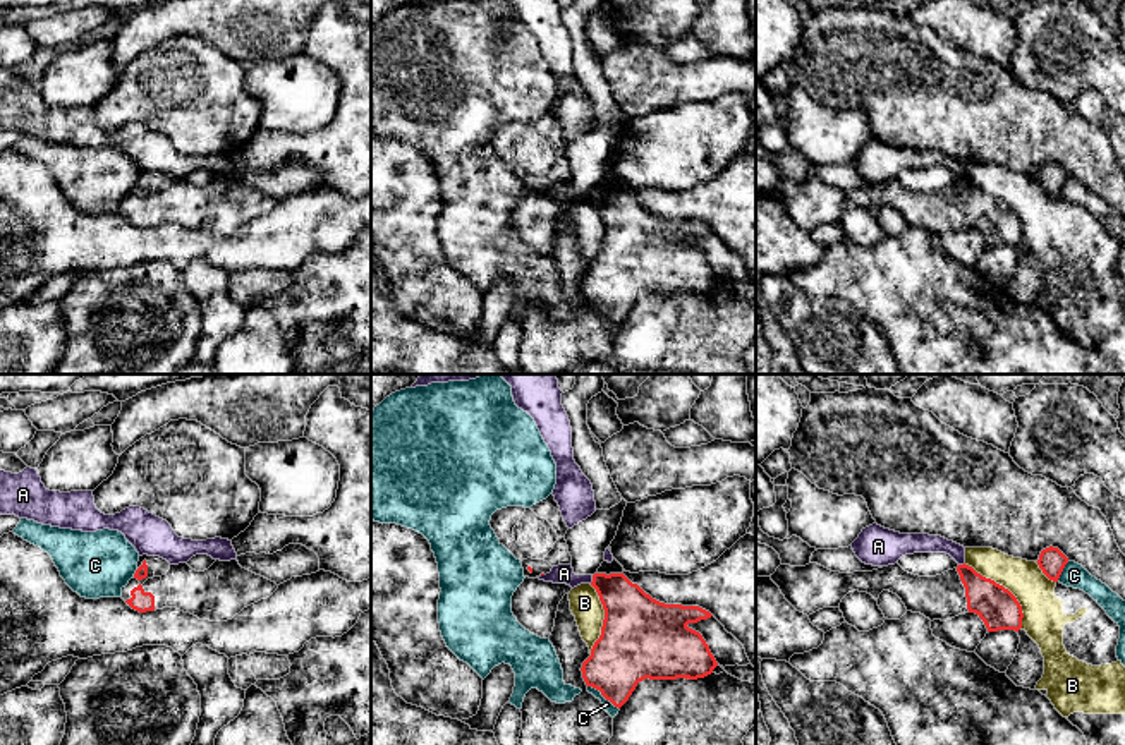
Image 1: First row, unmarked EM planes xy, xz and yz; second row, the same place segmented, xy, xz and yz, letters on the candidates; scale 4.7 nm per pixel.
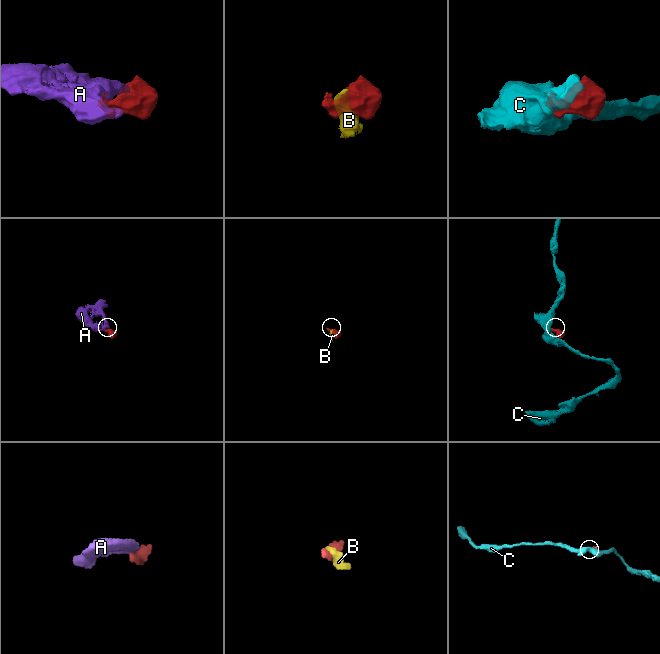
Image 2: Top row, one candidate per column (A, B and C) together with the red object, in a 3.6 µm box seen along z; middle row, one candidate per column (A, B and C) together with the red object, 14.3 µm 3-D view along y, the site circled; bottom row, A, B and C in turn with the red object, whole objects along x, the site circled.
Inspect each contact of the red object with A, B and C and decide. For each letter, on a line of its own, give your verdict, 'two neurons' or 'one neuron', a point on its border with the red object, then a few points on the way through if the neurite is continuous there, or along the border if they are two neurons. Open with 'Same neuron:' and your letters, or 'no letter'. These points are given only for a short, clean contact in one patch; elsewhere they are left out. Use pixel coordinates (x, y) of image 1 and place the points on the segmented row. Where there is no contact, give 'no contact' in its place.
Same neuron: no letter
A: two neurons | xz (593, 579) | along xz (593, 575), (589, 582)
B: two neurons | yz (1003, 587)
C: two neurons | xz (603, 696)

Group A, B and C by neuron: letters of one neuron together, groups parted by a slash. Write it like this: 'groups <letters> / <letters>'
groups A / B / C

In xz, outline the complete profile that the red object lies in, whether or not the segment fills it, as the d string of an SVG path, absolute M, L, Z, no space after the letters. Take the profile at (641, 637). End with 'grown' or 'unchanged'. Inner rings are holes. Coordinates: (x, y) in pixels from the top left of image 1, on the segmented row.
M594 573L596 589L605 609L601 635L582 663L582 678L587 687L601 692L615 707L622 707L637 683L649 680L697 680L718 666L702 635L689 623L708 620L713 615L699 606L665 604L632 584L623 573Z | unchanged

